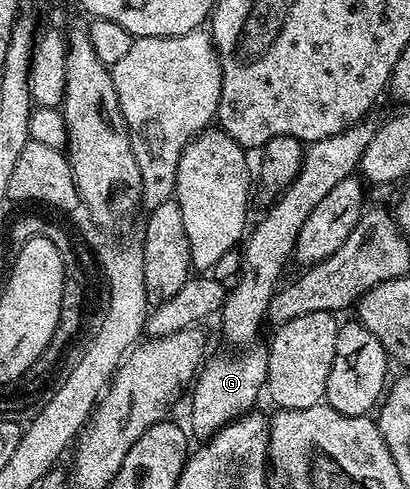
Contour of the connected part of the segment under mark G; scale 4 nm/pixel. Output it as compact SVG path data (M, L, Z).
M359 121L339 135L312 142L304 150L304 161L294 181L264 210L265 218L254 229L252 226L243 245L240 273L226 292L219 314L221 333L225 336L226 343L249 346L238 357L217 357L213 362L210 360L198 372L191 389L193 398L189 401L188 428L194 438L212 437L224 425L230 425L238 417L250 412L256 406L253 404L256 403L257 396L260 393L262 396L269 366L269 350L264 344L253 344L261 333L261 324L266 324L269 304L282 280L281 272L284 271L285 264L290 264L299 231L303 223L307 223L307 215L315 211L319 199L323 199L323 195L327 195L327 191L331 191L331 187L335 187L339 179L352 177L358 172L363 151L367 151L367 143L371 143L371 135L375 135L377 130L377 125L371 121Z

